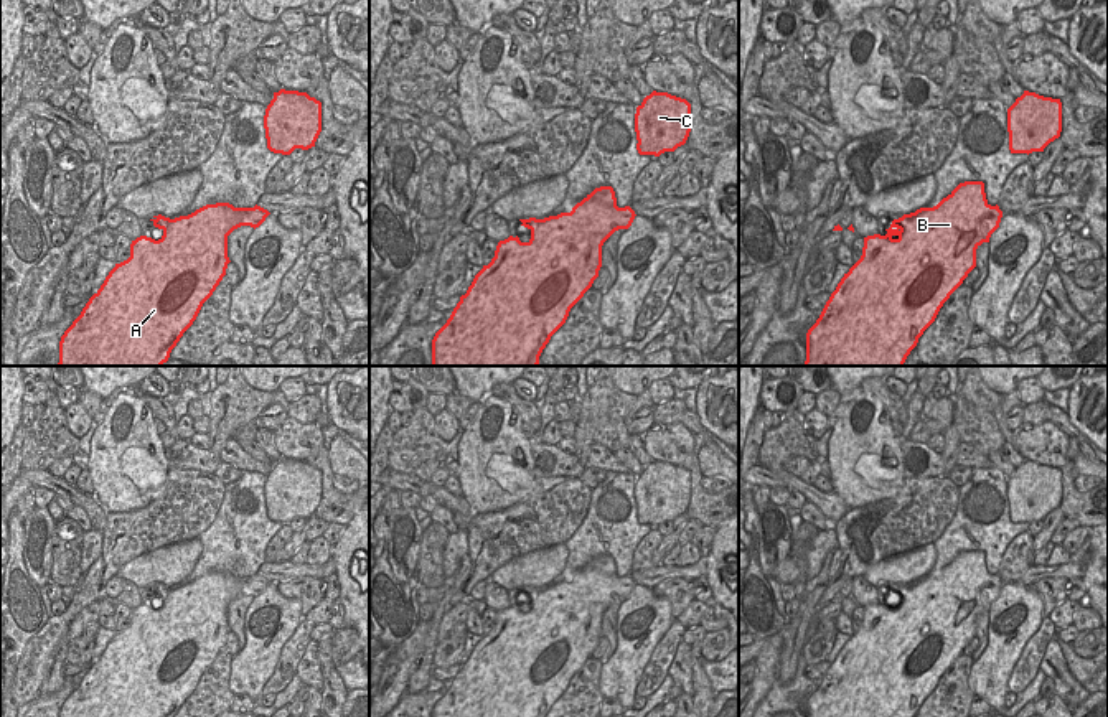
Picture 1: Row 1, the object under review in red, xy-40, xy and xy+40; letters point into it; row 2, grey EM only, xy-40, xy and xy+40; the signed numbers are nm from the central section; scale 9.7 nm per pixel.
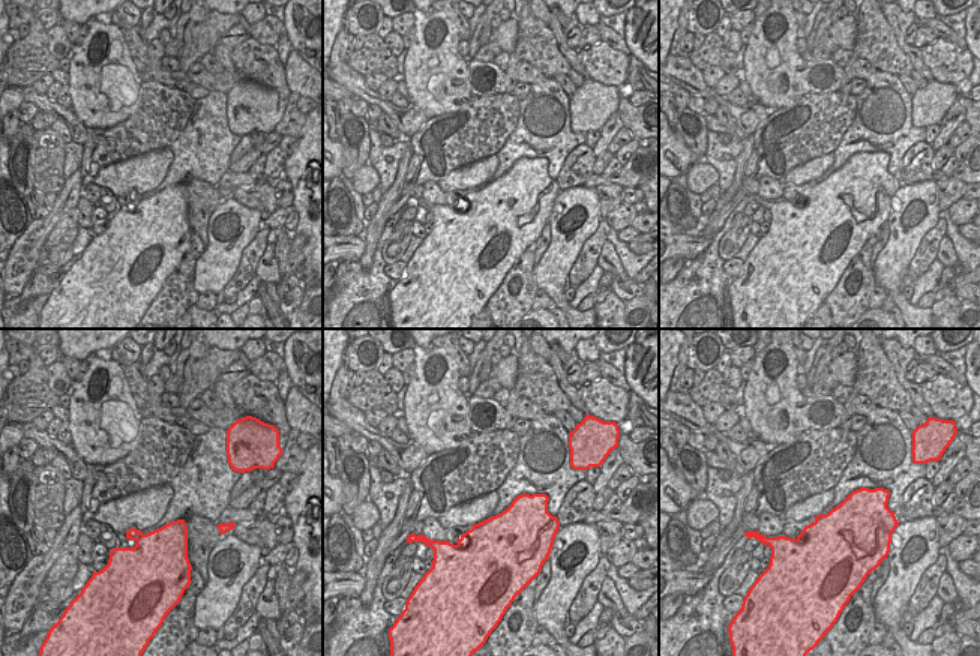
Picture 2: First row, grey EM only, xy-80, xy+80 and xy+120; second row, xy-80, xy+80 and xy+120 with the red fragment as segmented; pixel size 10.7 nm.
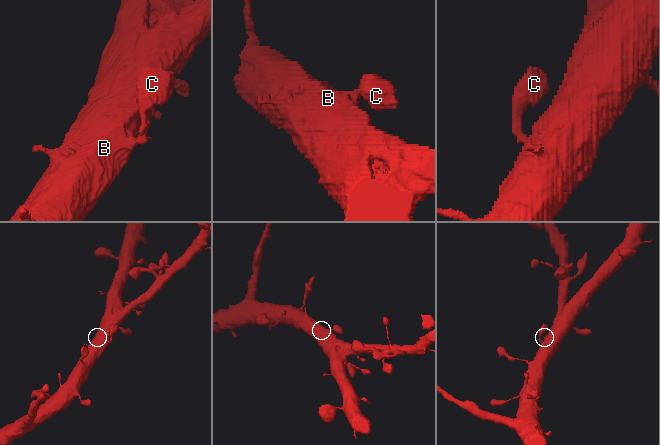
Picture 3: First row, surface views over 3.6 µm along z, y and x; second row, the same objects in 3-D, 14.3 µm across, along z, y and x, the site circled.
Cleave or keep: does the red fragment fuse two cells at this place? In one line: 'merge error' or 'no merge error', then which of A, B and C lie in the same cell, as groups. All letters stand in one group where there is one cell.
no merge error; A B C

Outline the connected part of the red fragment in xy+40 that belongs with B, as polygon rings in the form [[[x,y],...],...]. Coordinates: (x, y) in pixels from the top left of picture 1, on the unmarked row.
[[[983,551],[960,552],[933,577],[894,588],[887,603],[864,607],[861,628],[841,648],[819,687],[806,702],[806,717],[915,717],[940,677],[976,636],[976,618],[989,612],[999,597],[1002,580],[986,569]]]

